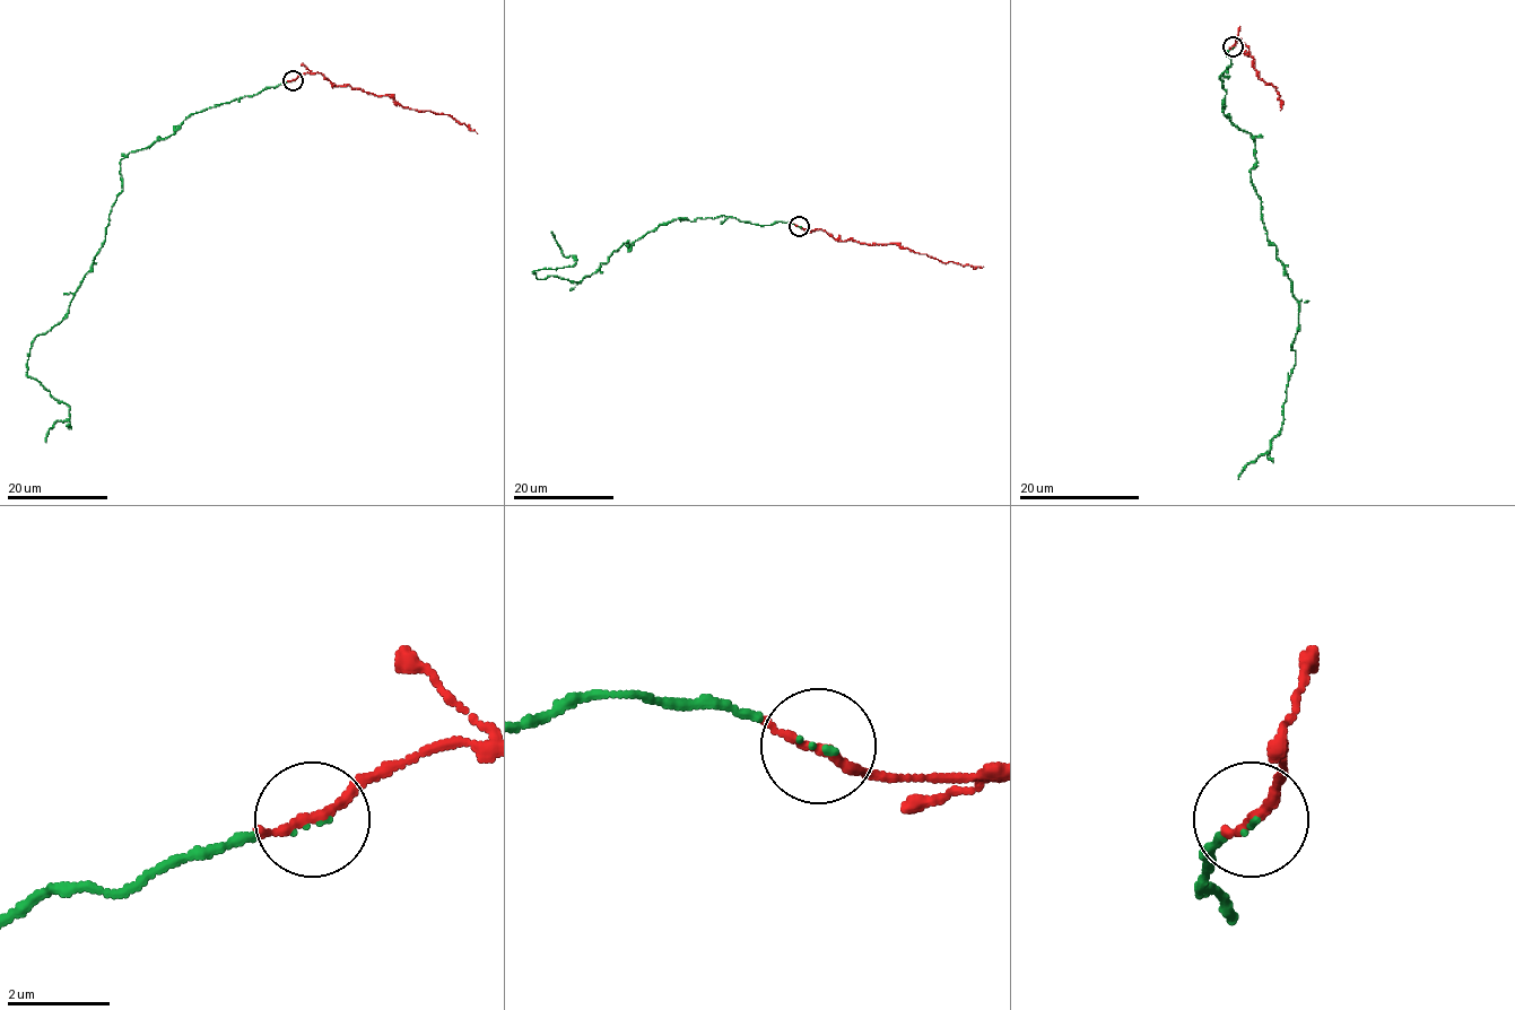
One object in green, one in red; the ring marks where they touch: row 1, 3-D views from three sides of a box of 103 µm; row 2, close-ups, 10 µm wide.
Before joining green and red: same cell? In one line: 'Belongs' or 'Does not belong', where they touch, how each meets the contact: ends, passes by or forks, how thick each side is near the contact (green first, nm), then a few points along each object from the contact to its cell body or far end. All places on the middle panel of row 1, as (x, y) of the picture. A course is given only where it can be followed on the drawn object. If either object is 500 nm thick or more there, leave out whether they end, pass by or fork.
Belongs. Place: (799, 226). At the ring green ends. At the ring red passes by. Thickness 70 nm (green) against 180 nm. Course of green: (800, 226), (723, 215), (676, 218), (615, 250), (580, 281), (533, 272), (576, 261), (553, 232). Course of red: (800, 226), (804, 229), (821, 228), (843, 241), (896, 244), (943, 262), (983, 267)

